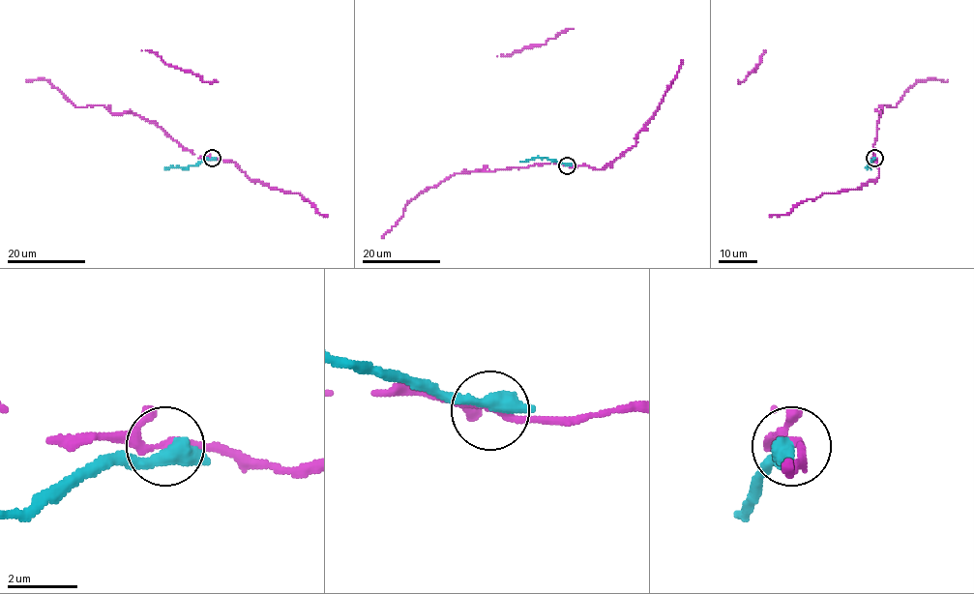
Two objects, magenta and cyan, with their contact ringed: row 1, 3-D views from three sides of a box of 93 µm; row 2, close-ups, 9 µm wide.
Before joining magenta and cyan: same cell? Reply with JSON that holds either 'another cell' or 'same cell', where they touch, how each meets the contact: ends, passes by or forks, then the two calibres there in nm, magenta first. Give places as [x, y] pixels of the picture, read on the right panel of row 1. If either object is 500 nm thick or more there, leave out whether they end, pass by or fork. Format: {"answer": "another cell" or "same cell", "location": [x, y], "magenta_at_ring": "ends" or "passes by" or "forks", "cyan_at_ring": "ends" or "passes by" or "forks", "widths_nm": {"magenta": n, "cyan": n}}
{"answer": "another cell", "location": [874, 158], "widths_nm": {"magenta": 180, "cyan": 600}}

